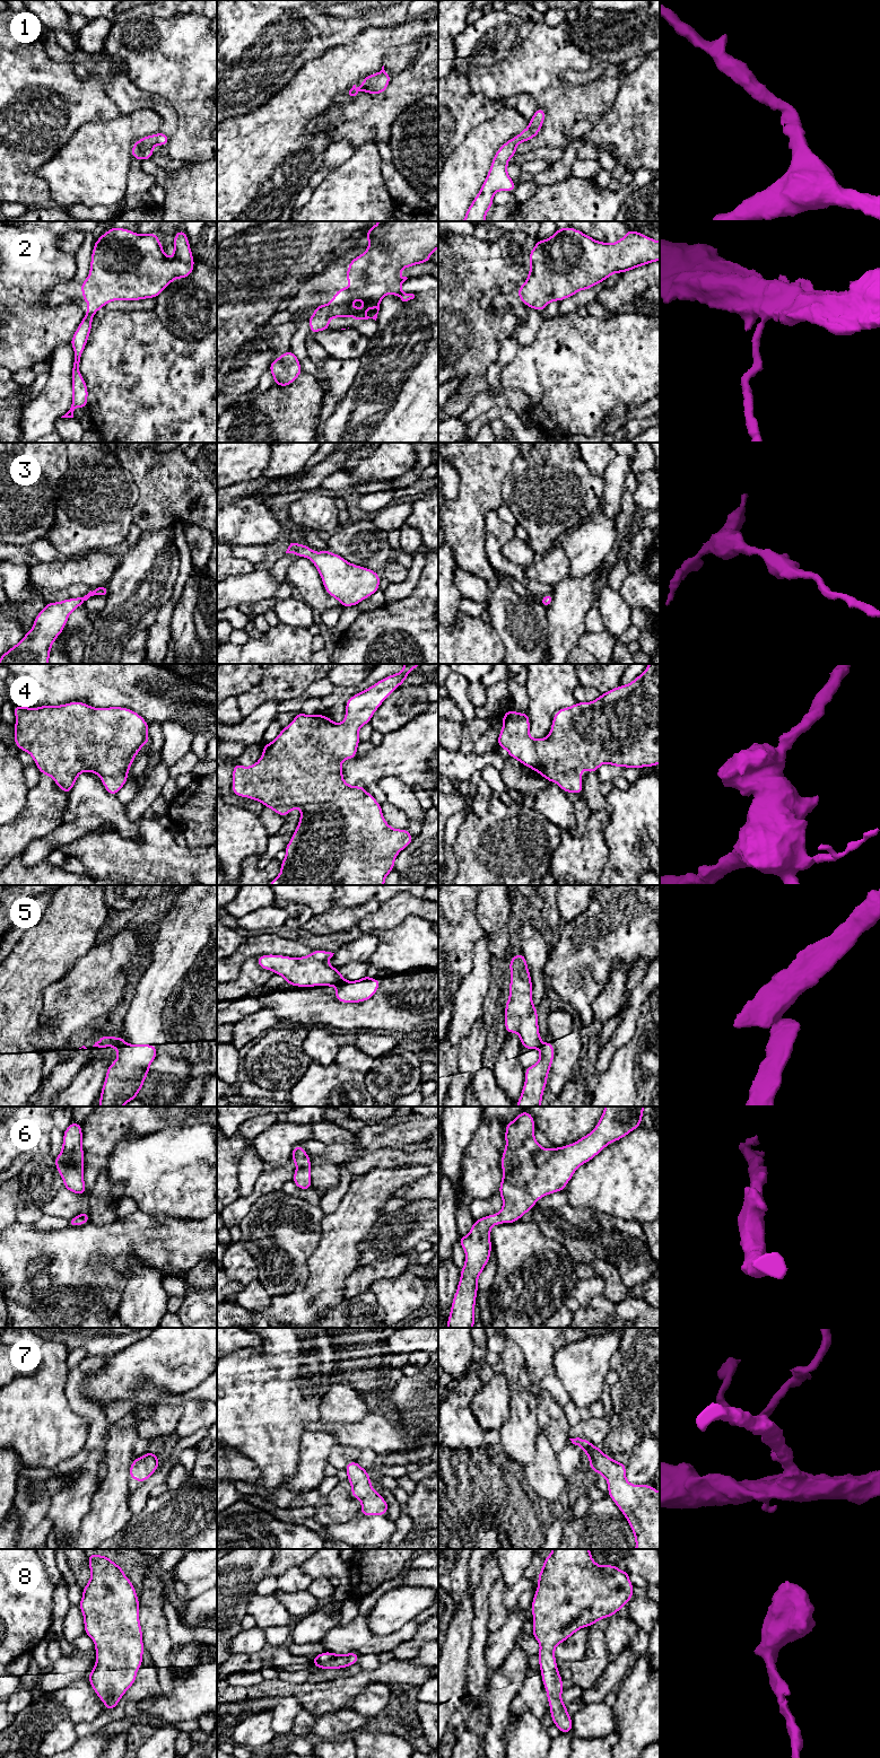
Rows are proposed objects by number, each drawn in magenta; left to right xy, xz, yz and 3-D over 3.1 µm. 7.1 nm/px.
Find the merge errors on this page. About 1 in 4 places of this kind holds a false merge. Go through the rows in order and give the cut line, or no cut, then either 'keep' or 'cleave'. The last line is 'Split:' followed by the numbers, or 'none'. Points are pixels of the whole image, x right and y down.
1: cut none; keep
2: cut none; keep
3: cut none; keep
4: cut none; keep
5: cut xy (124, 1042), (115, 1048); cleave
6: cut none; keep
7: cut none; keep
8: cut none; keep
Split: 5

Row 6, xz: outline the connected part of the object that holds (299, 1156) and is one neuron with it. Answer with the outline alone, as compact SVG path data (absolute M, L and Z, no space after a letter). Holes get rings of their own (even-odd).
M299 1144L294 1146L290 1160L296 1163L296 1171L293 1177L293 1181L296 1187L302 1190L308 1190L313 1188L311 1183L312 1161L306 1151Z

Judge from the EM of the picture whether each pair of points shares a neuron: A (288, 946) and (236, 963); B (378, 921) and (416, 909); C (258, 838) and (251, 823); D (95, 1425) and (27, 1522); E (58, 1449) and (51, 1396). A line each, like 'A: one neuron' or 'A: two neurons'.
A: one neuron
B: one neuron
C: one neuron
D: two neurons
E: one neuron

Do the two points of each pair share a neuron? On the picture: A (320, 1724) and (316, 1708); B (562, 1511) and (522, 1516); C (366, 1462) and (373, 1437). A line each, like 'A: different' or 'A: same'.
A: different
B: different
C: different

